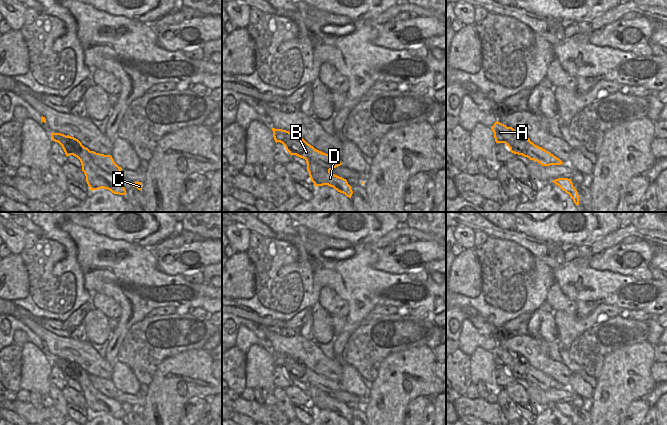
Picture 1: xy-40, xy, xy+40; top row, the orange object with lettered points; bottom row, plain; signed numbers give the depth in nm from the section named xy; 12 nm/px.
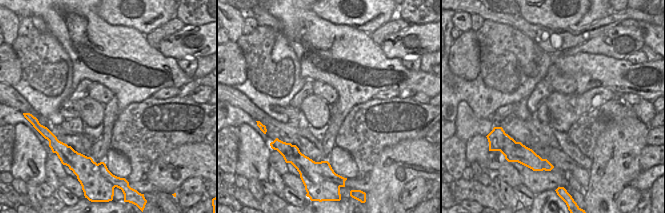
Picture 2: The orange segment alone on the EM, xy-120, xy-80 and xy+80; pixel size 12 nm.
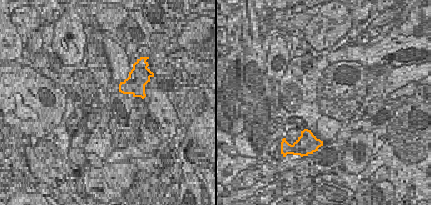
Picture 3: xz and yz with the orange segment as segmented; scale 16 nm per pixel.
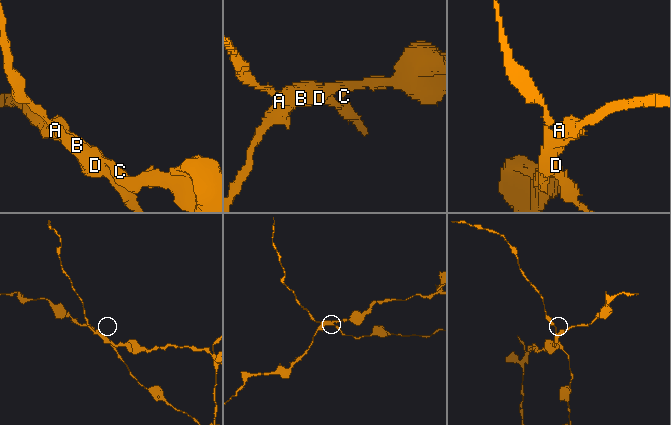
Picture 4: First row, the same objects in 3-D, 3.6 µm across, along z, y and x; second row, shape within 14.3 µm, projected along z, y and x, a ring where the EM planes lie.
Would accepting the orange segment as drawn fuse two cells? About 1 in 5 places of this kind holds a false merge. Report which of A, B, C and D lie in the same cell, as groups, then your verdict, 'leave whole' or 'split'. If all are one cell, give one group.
groups A B C / D; split

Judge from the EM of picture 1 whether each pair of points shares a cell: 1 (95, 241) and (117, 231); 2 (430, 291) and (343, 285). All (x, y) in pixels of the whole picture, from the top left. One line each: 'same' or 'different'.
1: different
2: same

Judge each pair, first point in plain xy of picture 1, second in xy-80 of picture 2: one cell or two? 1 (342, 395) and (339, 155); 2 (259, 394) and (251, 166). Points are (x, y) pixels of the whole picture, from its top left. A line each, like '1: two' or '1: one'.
1: two
2: two

